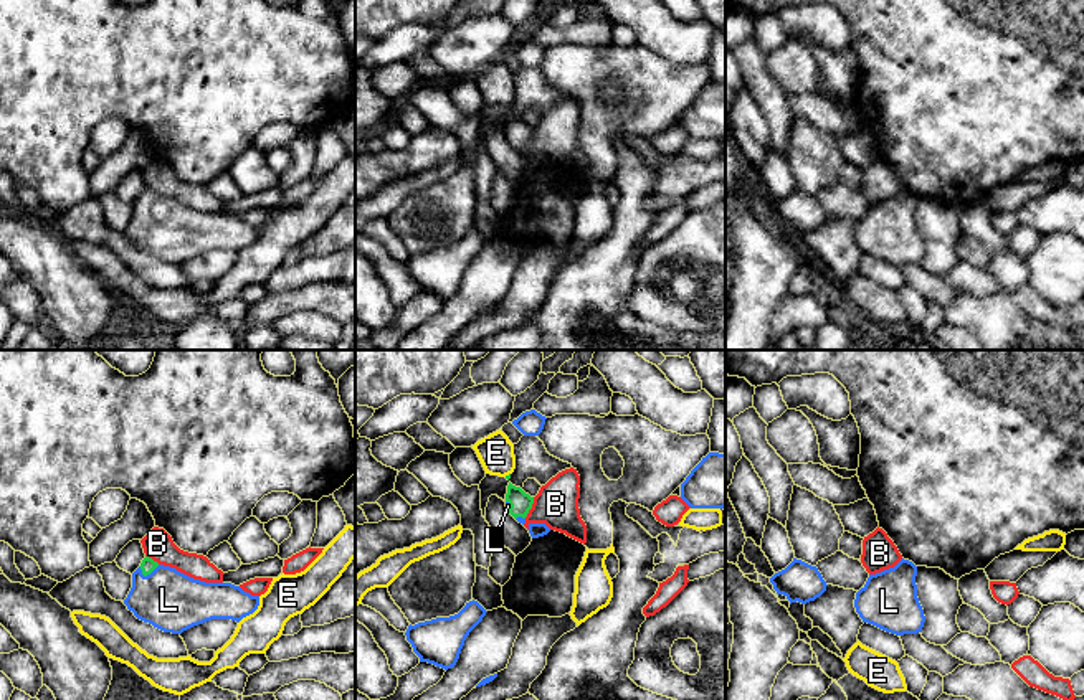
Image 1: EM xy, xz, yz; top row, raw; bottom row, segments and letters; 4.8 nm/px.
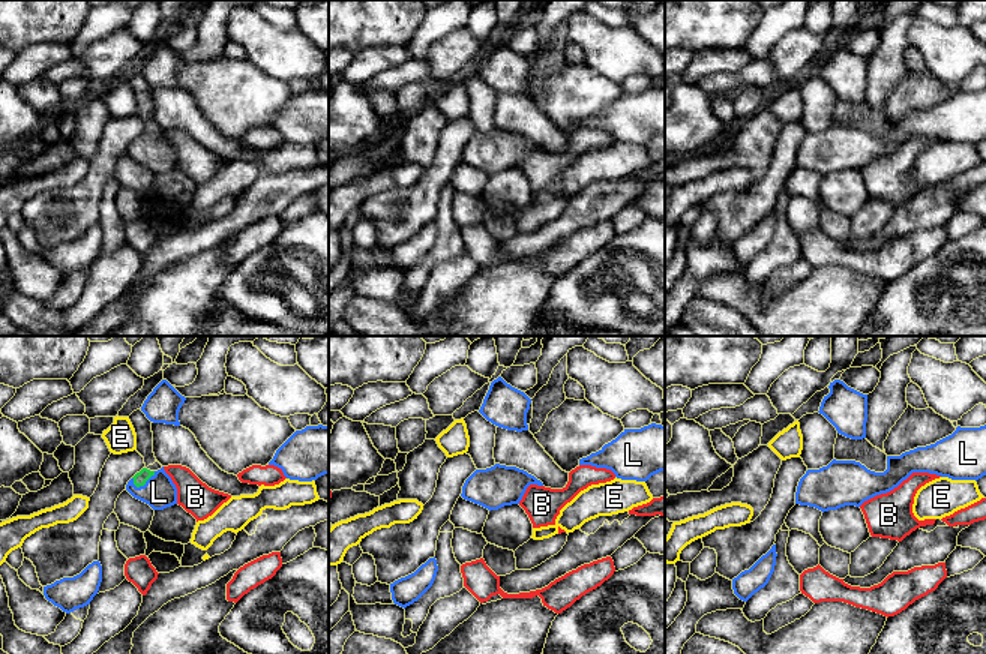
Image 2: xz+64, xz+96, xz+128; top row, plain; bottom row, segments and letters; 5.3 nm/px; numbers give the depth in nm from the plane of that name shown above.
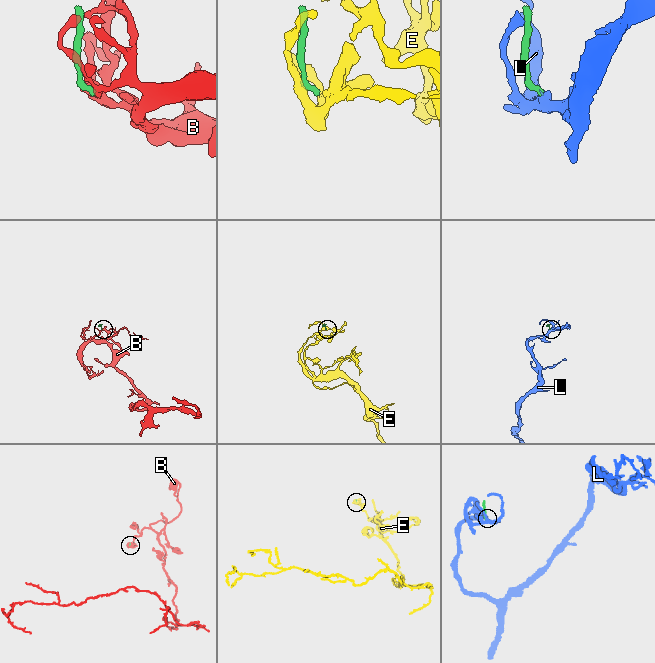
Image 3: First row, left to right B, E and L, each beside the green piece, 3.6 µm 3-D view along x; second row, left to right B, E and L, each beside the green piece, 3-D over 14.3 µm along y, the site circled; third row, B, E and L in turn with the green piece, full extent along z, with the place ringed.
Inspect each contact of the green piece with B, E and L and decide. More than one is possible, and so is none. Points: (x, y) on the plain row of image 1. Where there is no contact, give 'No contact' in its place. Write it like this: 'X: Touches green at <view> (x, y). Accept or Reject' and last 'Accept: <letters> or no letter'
B: Touches green at xz (531, 137). Reject
E: Touches green at xz (506, 106). Reject
L: Touches green at xy (147, 203). Accept
Accept: L

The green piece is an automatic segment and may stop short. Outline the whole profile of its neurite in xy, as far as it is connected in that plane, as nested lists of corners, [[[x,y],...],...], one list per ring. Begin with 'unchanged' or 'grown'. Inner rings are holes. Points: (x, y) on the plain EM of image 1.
grown; [[[145,187],[132,203],[132,218],[124,234],[134,246],[154,258],[182,264],[212,249],[240,253],[259,236],[231,213],[205,213]]]

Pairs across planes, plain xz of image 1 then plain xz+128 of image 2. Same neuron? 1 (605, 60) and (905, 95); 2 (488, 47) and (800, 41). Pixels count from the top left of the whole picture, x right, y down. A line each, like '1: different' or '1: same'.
1: same
2: same

